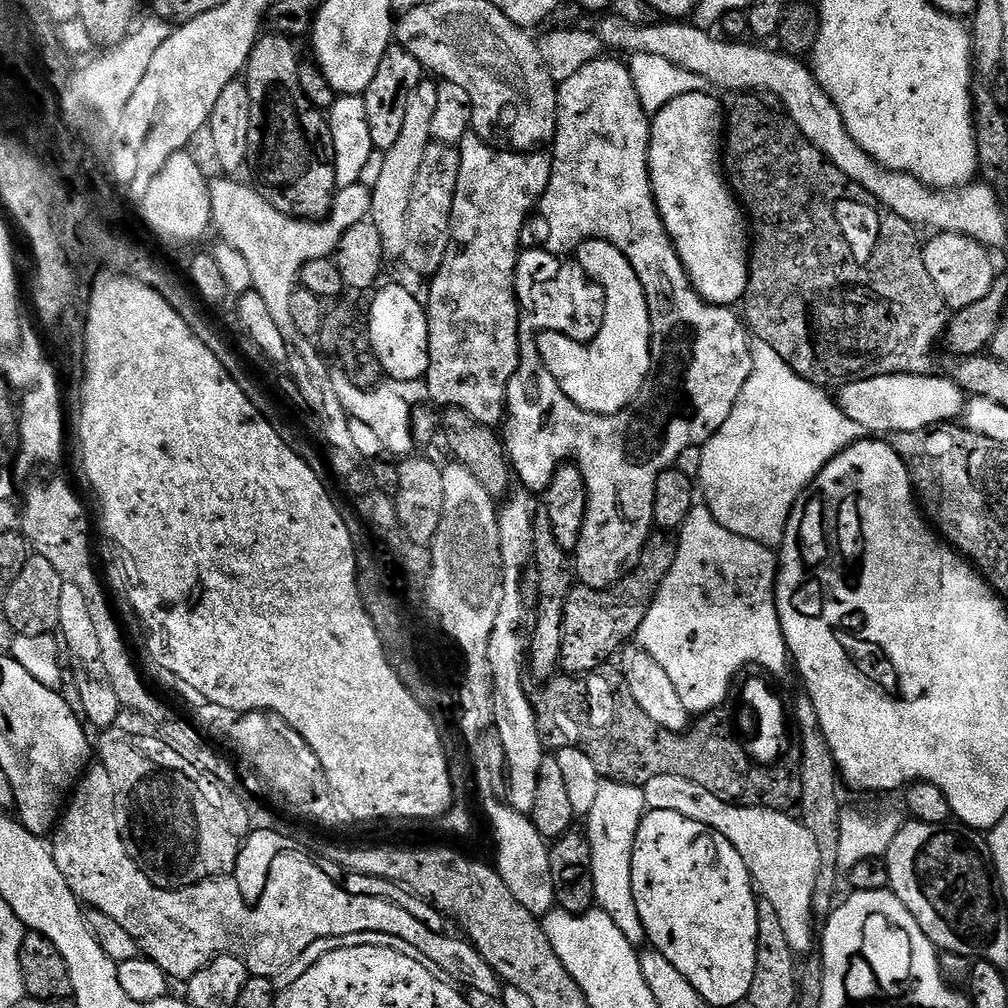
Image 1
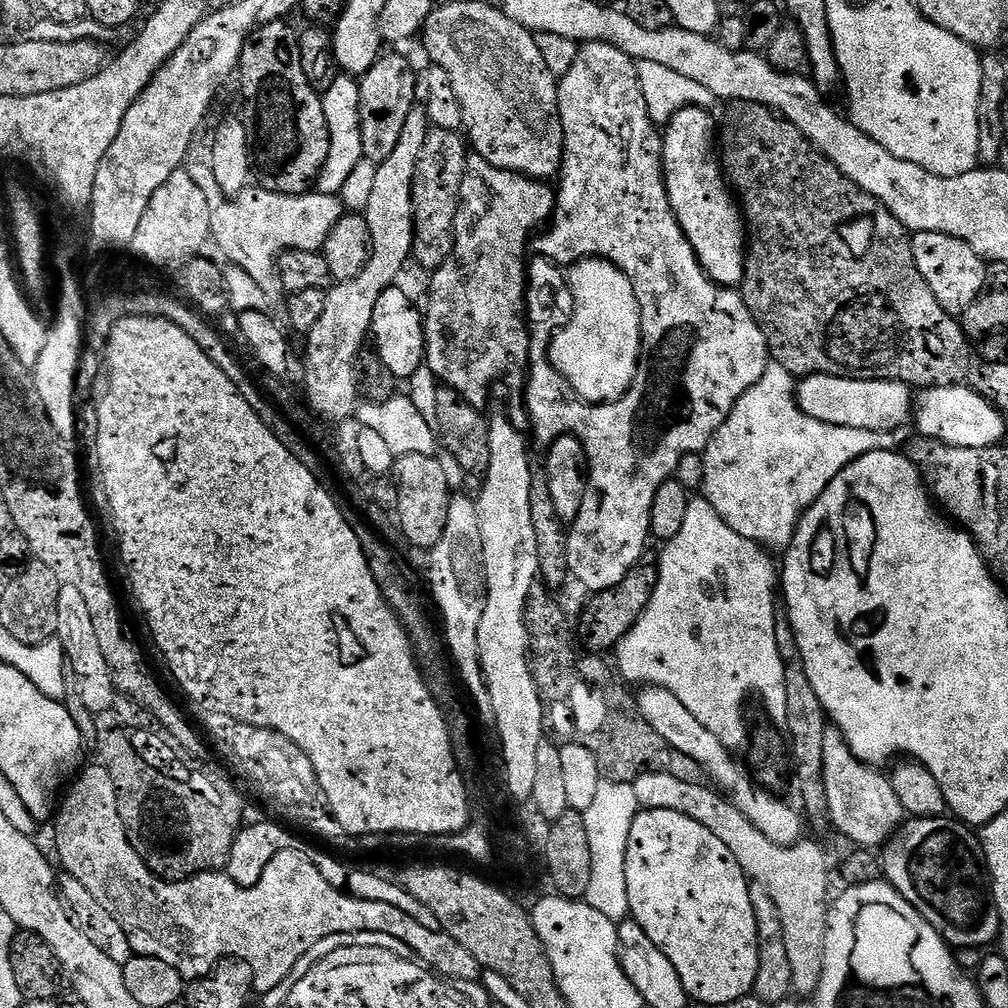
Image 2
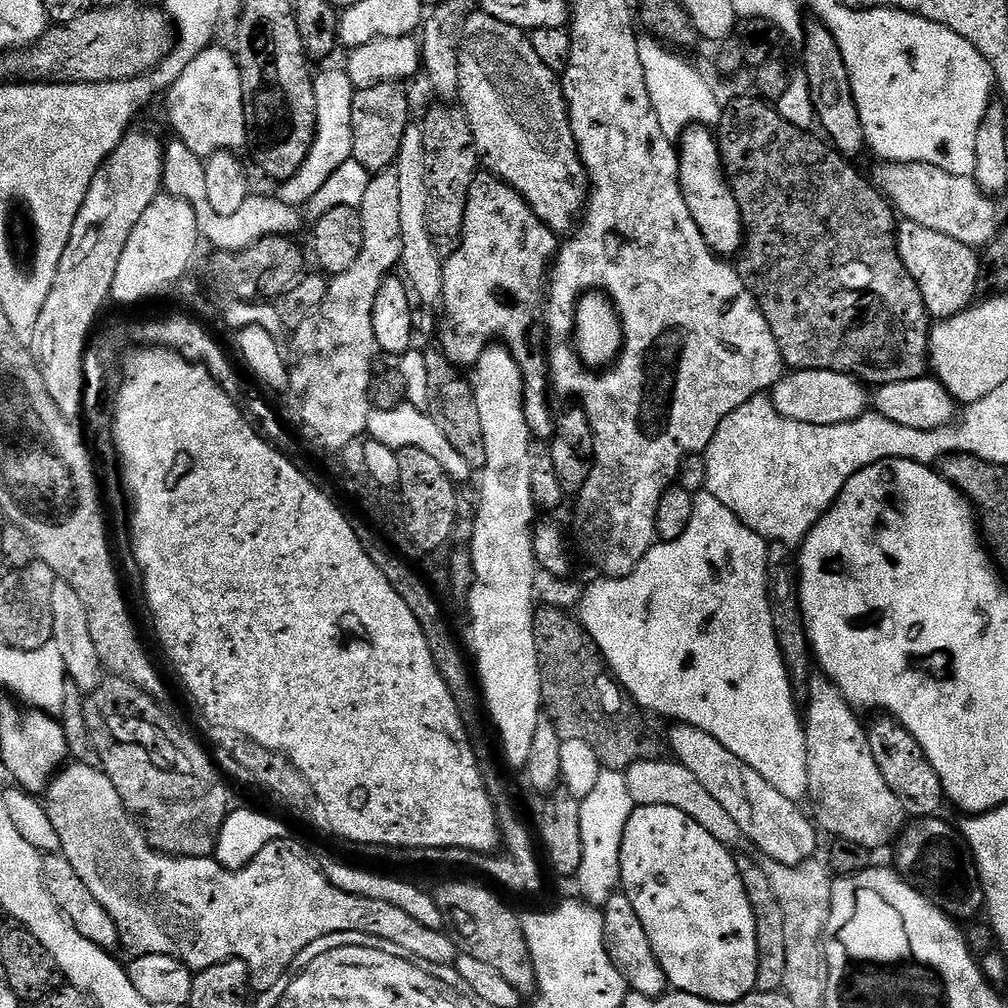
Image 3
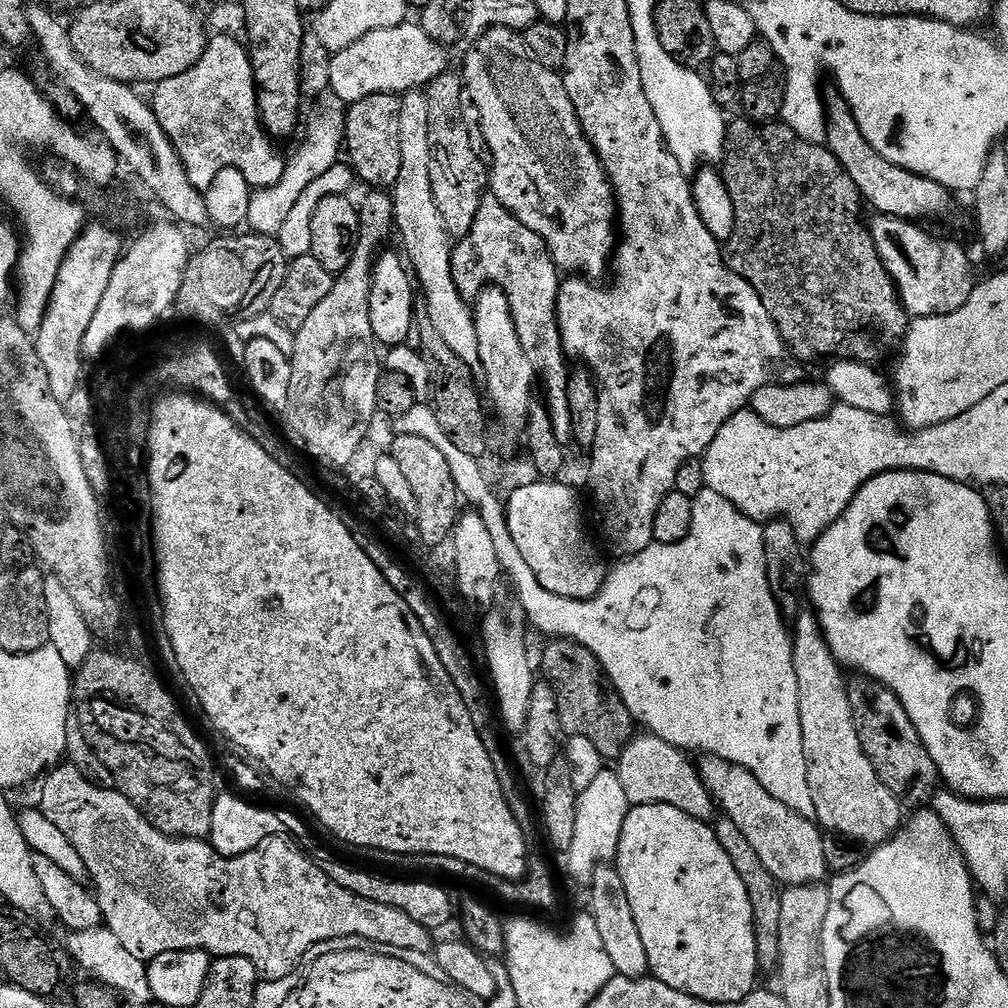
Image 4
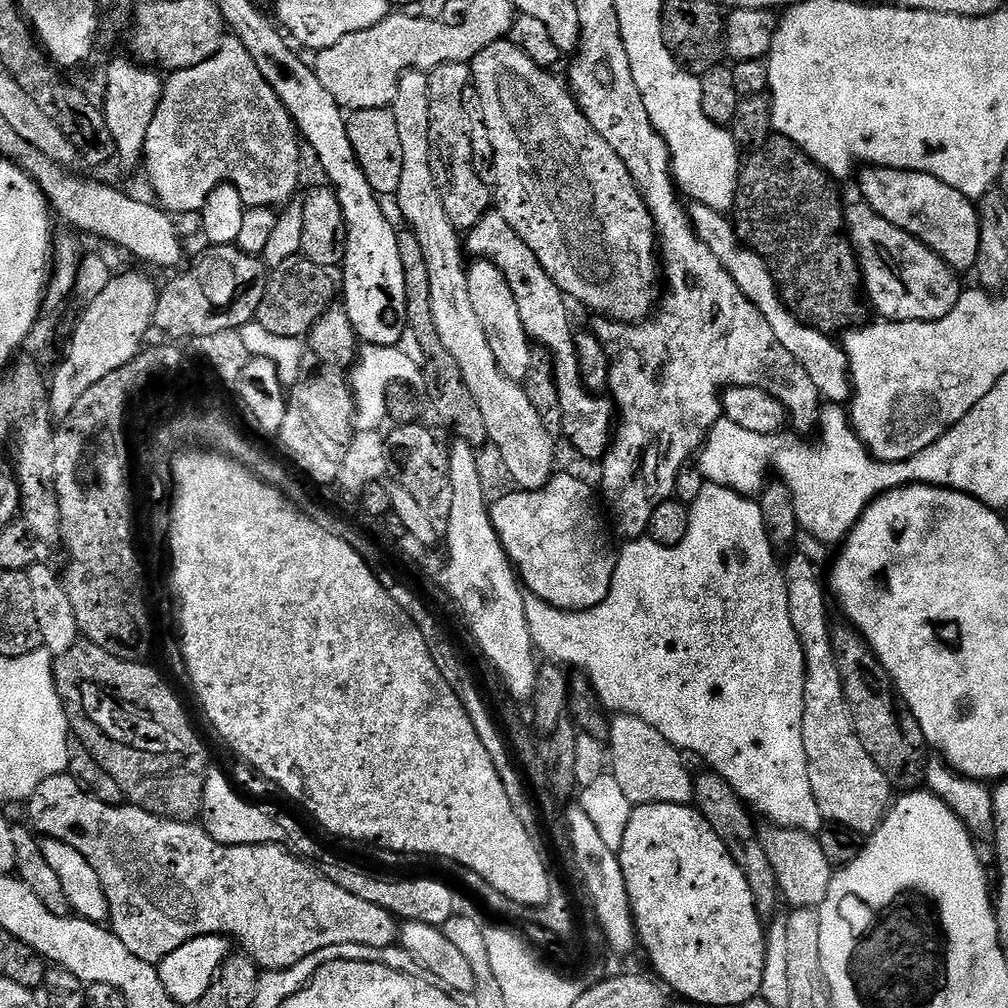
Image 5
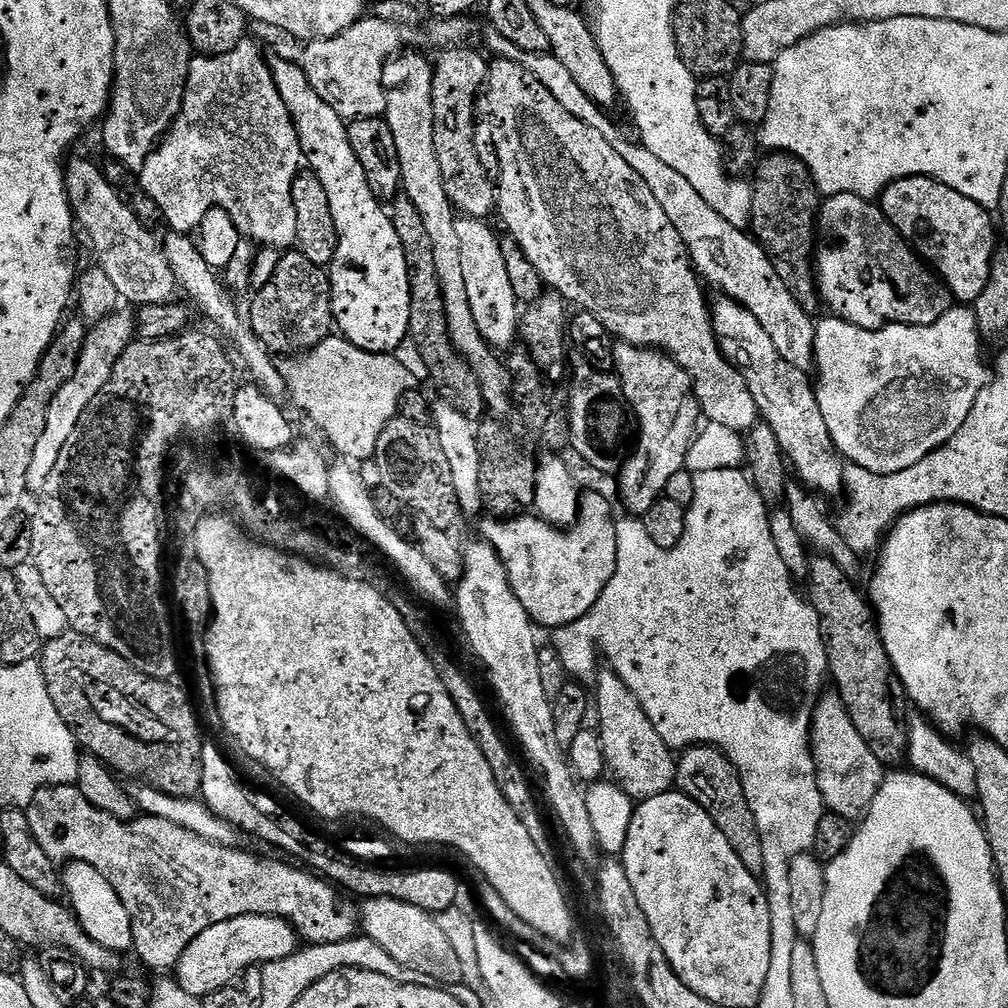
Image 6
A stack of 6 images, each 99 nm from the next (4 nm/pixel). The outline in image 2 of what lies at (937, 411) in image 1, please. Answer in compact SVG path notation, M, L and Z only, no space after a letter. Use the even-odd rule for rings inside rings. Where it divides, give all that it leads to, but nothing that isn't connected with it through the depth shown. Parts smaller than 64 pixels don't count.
M818 374L805 376L797 383L796 405L810 418L818 418L818 422L895 433L913 415L914 392L896 380L851 380L849 376Z

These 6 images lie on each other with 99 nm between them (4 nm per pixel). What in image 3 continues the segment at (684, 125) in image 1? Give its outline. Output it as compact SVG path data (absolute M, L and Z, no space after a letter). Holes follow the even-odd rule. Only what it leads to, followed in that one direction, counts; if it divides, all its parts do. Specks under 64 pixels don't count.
M694 124L685 130L678 141L680 153L680 189L690 206L690 215L698 222L702 238L721 258L732 258L744 243L744 223L738 210L738 202L732 193L732 186L724 175L724 159L720 156L720 146L711 127Z

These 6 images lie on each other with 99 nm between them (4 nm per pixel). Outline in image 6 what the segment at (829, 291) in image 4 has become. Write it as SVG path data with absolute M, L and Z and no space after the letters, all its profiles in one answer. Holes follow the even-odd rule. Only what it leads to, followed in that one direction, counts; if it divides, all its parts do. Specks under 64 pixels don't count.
M773 151L765 155L754 169L752 185L752 223L750 232L755 239L760 241L764 252L770 259L774 270L778 270L778 278L786 282L790 294L809 314L815 313L816 307L821 307L820 293L816 287L816 273L814 271L814 249L818 244L818 217L822 197L816 190L816 183L808 167L797 156L790 156L786 152Z

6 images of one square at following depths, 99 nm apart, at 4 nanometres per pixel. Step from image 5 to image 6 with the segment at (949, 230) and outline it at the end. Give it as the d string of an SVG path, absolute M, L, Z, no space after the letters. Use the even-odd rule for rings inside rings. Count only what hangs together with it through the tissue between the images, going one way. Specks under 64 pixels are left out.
M929 176L895 180L886 186L878 203L886 218L944 281L953 301L964 306L975 305L978 294L986 290L990 262L998 247L993 213L966 198L966 194L958 194L958 190Z

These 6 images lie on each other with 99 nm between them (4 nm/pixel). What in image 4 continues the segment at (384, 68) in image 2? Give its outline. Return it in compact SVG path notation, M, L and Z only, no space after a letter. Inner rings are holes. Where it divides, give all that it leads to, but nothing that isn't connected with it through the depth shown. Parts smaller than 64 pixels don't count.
M374 95L347 109L344 117L346 160L355 172L355 179L360 184L369 184L369 189L391 190L398 182L398 173L402 170L402 130L398 126L401 118L400 96Z

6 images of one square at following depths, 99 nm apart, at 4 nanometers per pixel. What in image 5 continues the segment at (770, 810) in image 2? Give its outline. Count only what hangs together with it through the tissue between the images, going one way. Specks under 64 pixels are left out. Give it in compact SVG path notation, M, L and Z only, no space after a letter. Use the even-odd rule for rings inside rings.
M774 826L761 835L761 840L770 866L774 867L783 901L793 909L817 909L825 901L834 875L832 863L823 853L819 839L813 833Z

